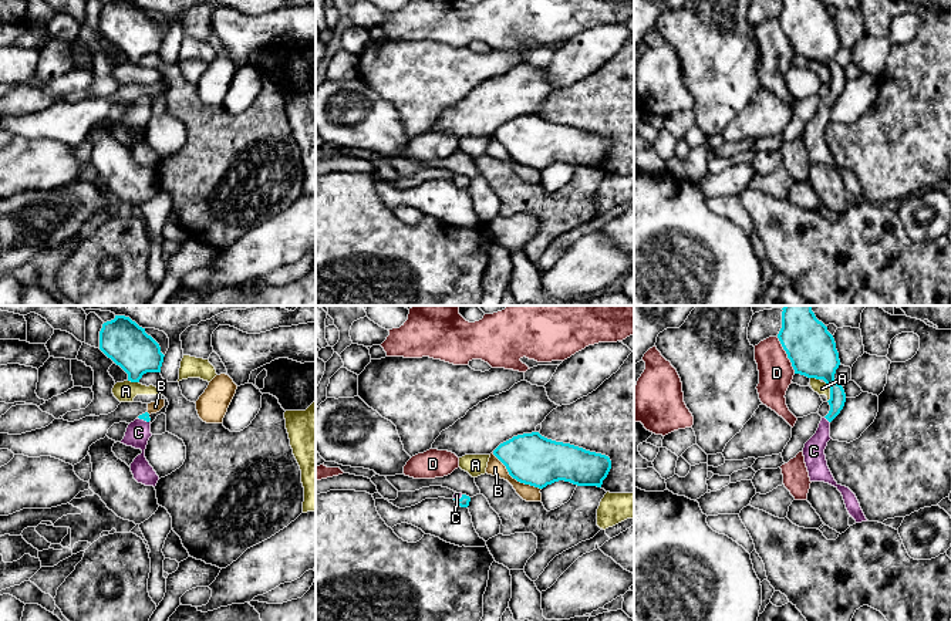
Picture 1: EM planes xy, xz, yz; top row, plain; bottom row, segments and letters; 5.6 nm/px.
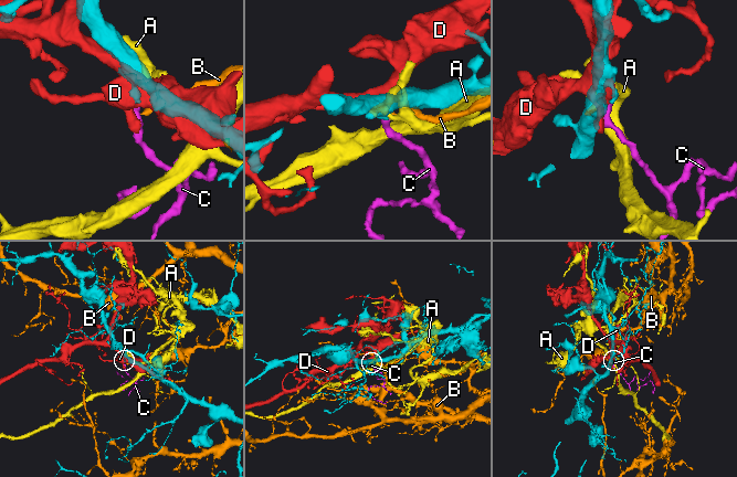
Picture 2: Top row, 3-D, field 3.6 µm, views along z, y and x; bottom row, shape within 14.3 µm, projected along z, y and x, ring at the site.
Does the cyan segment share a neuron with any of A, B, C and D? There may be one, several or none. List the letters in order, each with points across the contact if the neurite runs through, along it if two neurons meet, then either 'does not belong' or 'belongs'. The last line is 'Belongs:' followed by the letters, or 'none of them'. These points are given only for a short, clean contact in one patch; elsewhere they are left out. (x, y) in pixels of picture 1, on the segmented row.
A: does not belong
B: does not belong
C: runs through yz (837, 397), (835, 409), (826, 418), (823, 434), (813, 451); belongs
D: does not belong
Belongs: C

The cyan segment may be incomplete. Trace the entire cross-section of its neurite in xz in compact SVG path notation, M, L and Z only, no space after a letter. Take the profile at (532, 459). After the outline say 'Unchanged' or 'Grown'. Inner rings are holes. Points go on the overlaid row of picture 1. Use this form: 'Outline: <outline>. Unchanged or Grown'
Outline: M539 432L513 436L493 455L513 479L539 489L559 480L601 487L611 469L608 456L547 439Z. Unchanged

